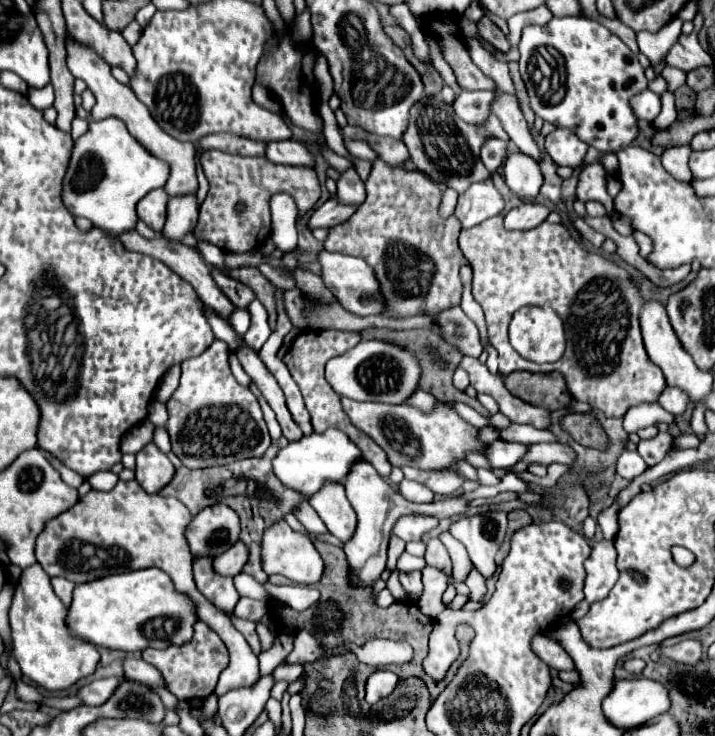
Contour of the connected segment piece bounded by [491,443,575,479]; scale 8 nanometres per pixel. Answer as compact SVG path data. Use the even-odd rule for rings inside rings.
M533 443L533 445L527 445L527 459L521 459L521 463L511 465L511 467L499 467L499 469L493 467L491 471L501 479L509 471L527 473L527 465L531 465L531 463L549 465L553 461L559 461L563 465L569 465L573 459L575 459L575 453L565 445L559 445L559 443Z

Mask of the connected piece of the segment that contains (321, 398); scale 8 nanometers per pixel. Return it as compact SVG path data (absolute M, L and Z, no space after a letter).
M323 329L323 331L315 331L313 335L297 335L297 339L291 343L287 355L283 357L283 361L287 363L287 367L289 367L295 383L299 385L299 389L301 389L301 393L303 393L305 407L307 407L307 411L309 411L309 415L311 415L313 431L315 431L315 433L323 433L323 431L327 431L327 429L331 429L331 427L343 431L343 433L359 447L359 451L363 453L363 459L367 459L367 461L377 469L377 473L379 473L381 477L389 477L393 465L389 463L385 451L383 451L373 439L369 439L365 433L361 433L359 429L355 429L355 427L351 425L351 421L347 419L347 415L345 415L343 409L341 409L339 395L333 391L333 387L331 387L331 385L327 383L327 379L325 379L325 365L327 365L327 361L329 361L331 357L337 357L337 355L347 353L347 351L349 351L351 347L355 347L359 341L361 341L361 339L359 339L359 333L357 333L357 331L349 333L349 331Z

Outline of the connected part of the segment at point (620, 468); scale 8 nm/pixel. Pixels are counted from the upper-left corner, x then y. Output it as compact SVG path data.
M623 451L621 457L617 459L617 473L627 479L633 481L635 477L639 477L643 471L647 469L645 461L639 457L637 451Z

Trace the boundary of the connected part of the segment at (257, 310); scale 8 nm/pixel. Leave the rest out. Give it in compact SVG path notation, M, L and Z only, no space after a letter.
M255 299L249 307L249 313L251 313L251 327L249 331L243 335L247 345L251 345L253 349L261 349L263 343L267 341L267 337L271 335L271 327L269 327L269 317L267 317L267 309Z

